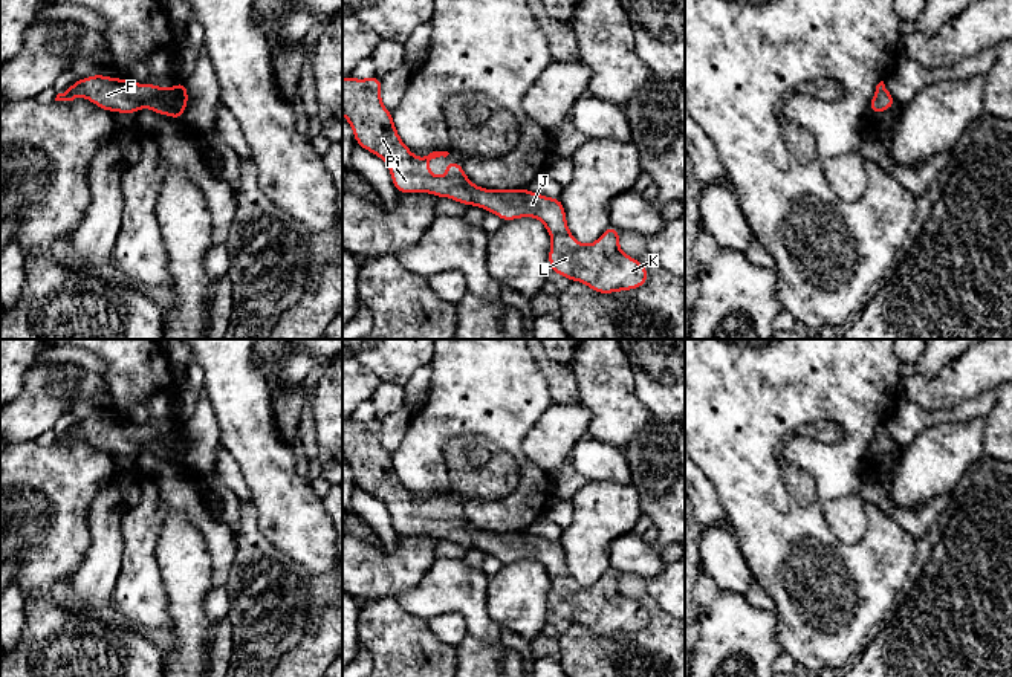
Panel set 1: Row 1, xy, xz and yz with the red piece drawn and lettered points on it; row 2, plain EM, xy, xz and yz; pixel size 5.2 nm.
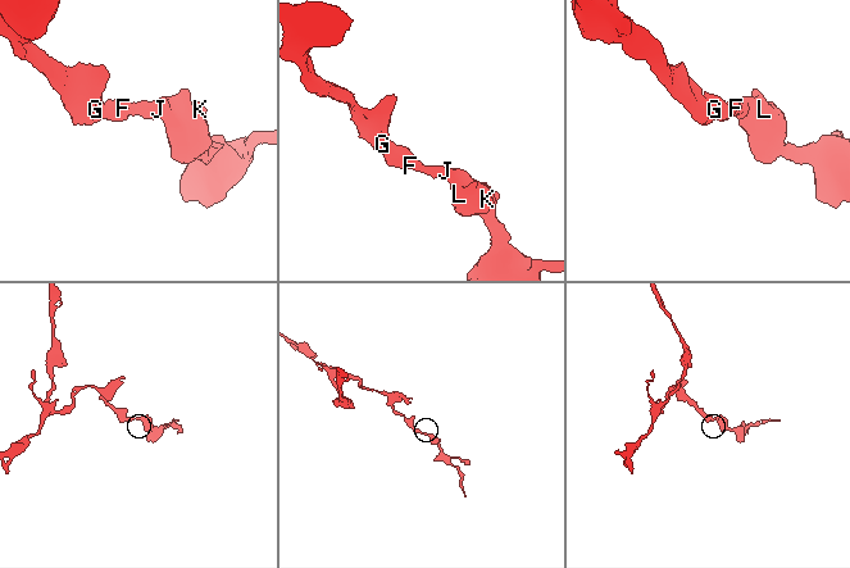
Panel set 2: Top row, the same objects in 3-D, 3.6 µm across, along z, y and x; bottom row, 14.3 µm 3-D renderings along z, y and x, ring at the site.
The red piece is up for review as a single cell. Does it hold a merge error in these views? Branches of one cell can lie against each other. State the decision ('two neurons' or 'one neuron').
one neuron

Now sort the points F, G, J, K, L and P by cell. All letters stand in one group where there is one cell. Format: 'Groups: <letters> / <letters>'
Groups: F G J K L P

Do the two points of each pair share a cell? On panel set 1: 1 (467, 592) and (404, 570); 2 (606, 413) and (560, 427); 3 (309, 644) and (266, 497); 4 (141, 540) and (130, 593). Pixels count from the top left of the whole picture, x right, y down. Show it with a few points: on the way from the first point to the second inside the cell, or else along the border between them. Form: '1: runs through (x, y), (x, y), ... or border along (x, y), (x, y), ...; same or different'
1: border along (436, 558), (413, 587), (395, 598); different
2: border along (580, 401), (590, 411), (589, 434); different
3: border along (257, 526), (274, 546), (312, 572); different
4: runs through (139, 553), (139, 579); same

